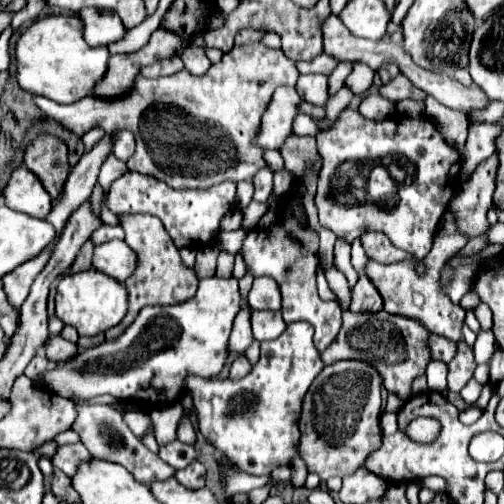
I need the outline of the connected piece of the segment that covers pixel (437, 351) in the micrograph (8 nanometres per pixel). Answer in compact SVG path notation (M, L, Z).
M432 334L432 358L450 362L454 356L456 356L456 342L452 342L444 336Z

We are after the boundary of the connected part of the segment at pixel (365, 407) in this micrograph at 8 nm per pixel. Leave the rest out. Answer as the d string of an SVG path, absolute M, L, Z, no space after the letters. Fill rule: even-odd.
M362 360L334 362L312 382L302 404L300 454L308 470L322 478L322 484L332 476L344 476L344 472L354 472L364 466L364 460L380 448L382 382L380 372Z

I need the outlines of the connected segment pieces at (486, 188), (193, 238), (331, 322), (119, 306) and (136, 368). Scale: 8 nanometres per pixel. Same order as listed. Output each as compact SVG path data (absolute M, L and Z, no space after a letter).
M496 154L484 160L470 176L466 184L462 184L460 192L454 196L448 210L452 212L458 232L468 238L486 236L490 224L486 220L486 212L492 206L494 194L494 178L496 178Z
M126 172L120 176L108 194L108 208L114 214L124 214L124 212L144 212L144 214L154 214L162 220L166 232L174 240L176 248L202 248L212 242L212 236L220 228L222 216L234 208L236 202L236 184L234 182L224 182L206 190L174 190L168 184L144 176L140 172Z
M284 202L282 222L276 222L268 230L250 230L244 246L240 250L246 268L252 272L252 276L272 276L280 284L282 292L282 318L286 322L304 320L310 322L316 328L314 334L314 346L318 352L324 352L324 348L336 338L342 318L340 318L340 306L336 302L326 302L318 296L316 290L316 266L318 266L318 234L306 226L302 220L296 220L292 216L290 202Z
M94 268L66 274L58 282L58 292L56 292L56 316L64 322L70 324L78 330L80 336L96 336L112 326L116 326L128 308L124 286L114 280L112 276L98 272Z
M218 276L204 278L190 300L176 306L142 308L136 320L116 340L104 340L94 348L80 350L74 358L40 374L34 388L78 400L110 394L116 400L136 402L140 406L176 402L184 394L186 376L216 378L220 374L228 356L228 338L238 312L238 280L224 280Z

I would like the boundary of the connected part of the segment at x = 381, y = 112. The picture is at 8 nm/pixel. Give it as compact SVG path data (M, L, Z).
M368 94L368 96L362 98L358 110L360 110L364 116L372 118L372 120L374 120L374 118L382 120L382 118L390 118L390 116L396 114L396 102L390 102L390 100L386 100L386 98L382 98L380 94Z

